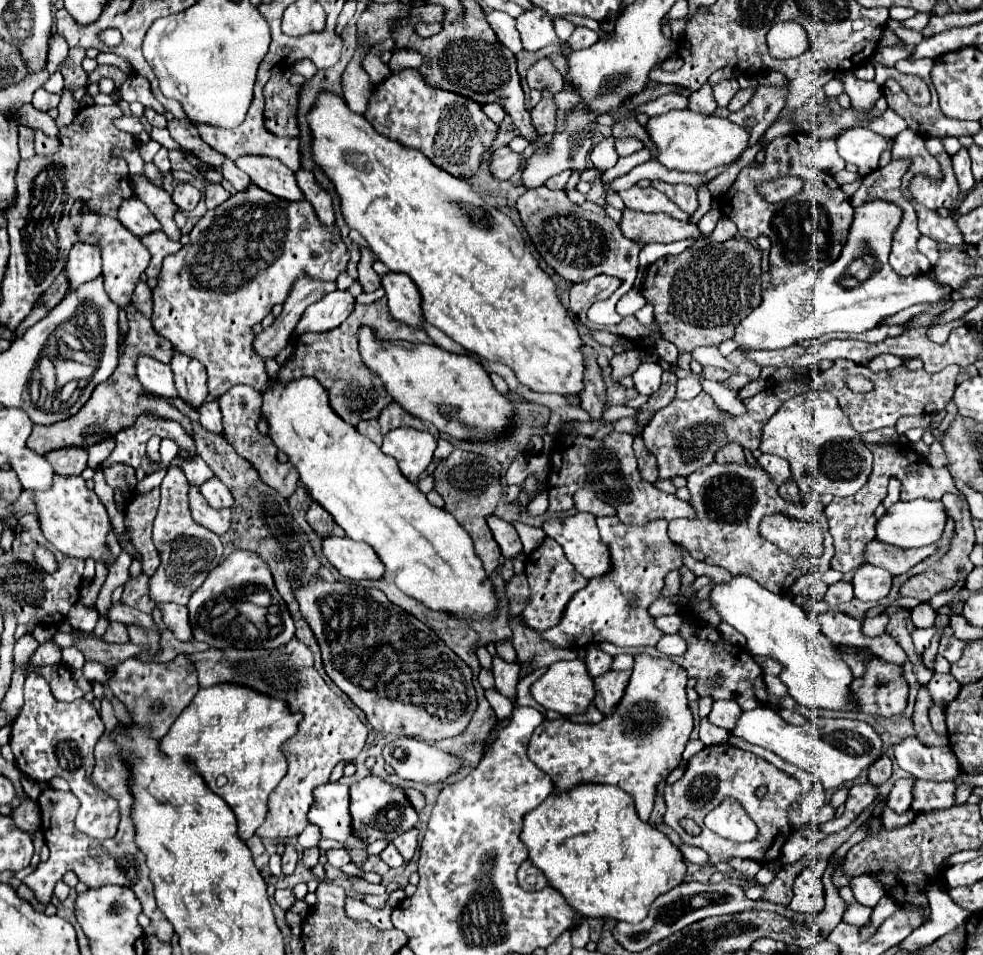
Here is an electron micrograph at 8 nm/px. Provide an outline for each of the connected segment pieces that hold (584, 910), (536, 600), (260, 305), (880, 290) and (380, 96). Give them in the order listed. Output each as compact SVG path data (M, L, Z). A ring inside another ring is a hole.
M575 785L567 793L551 793L531 813L523 817L521 841L529 849L529 859L539 867L549 885L585 917L613 917L617 921L639 923L647 917L649 905L657 895L667 893L685 877L681 851L659 829L639 821L635 803L623 789L613 785Z
M545 537L543 543L527 555L525 559L525 575L529 579L529 589L531 589L531 597L529 603L523 611L523 621L533 627L535 631L545 631L553 625L557 625L567 601L571 599L571 595L579 589L583 589L587 585L587 579L583 579L583 575L579 575L573 565L567 561L563 549L559 543L555 543L551 537Z
M249 185L243 193L231 195L225 203L211 209L189 233L189 245L179 253L165 257L157 287L153 289L153 327L169 339L175 349L201 361L209 375L209 393L221 397L229 387L243 383L261 389L267 383L265 363L253 353L251 325L259 323L275 303L283 303L291 285L299 277L317 277L335 281L347 271L349 253L339 237L339 229L323 227L307 201L279 201L257 185Z
M873 201L859 207L853 215L847 245L841 257L825 269L805 271L793 281L771 285L771 277L763 271L761 305L753 309L737 327L733 341L741 349L783 349L803 339L819 339L831 331L861 333L877 327L889 315L895 315L917 303L937 305L951 293L937 281L925 277L901 277L889 263L891 237L901 221L901 209L893 203Z
M401 69L375 83L365 119L377 133L399 141L403 147L421 151L433 165L459 179L469 179L479 171L483 153L491 149L499 133L499 125L483 113L477 101L427 85L419 77L419 69Z

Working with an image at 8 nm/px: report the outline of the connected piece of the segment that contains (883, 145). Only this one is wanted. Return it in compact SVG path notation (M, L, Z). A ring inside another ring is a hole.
M851 127L835 137L839 155L859 167L859 175L867 175L879 167L879 155L887 149L891 139L885 139L869 129Z

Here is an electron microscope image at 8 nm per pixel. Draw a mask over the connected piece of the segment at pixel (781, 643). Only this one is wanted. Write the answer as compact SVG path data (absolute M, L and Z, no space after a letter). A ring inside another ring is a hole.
M733 575L727 583L715 583L711 587L709 603L721 621L745 635L745 647L751 655L769 655L781 665L781 681L799 705L837 711L855 707L849 697L849 685L853 681L851 669L837 657L835 647L821 633L817 619L809 619L787 595L769 593L747 575Z

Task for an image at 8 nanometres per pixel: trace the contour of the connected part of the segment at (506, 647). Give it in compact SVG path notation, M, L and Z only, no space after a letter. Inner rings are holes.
M509 639L509 641L499 641L499 645L497 645L497 653L499 653L505 661L511 661L511 663L517 659L517 653L515 653L515 649L513 649L511 639Z

